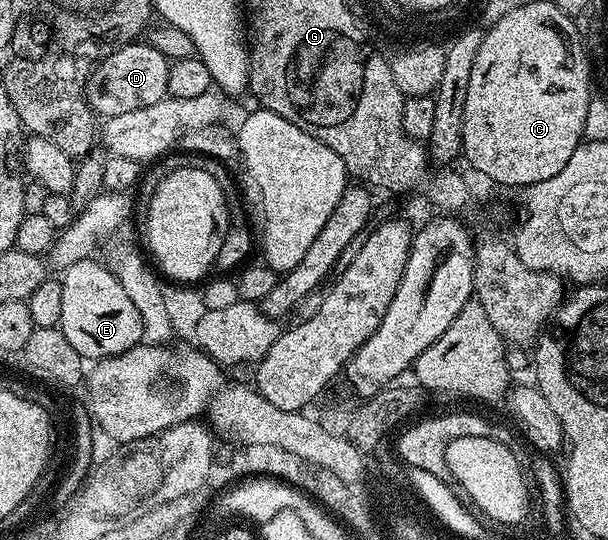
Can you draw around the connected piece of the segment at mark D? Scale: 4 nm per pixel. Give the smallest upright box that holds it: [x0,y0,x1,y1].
[86,42,171,117]

